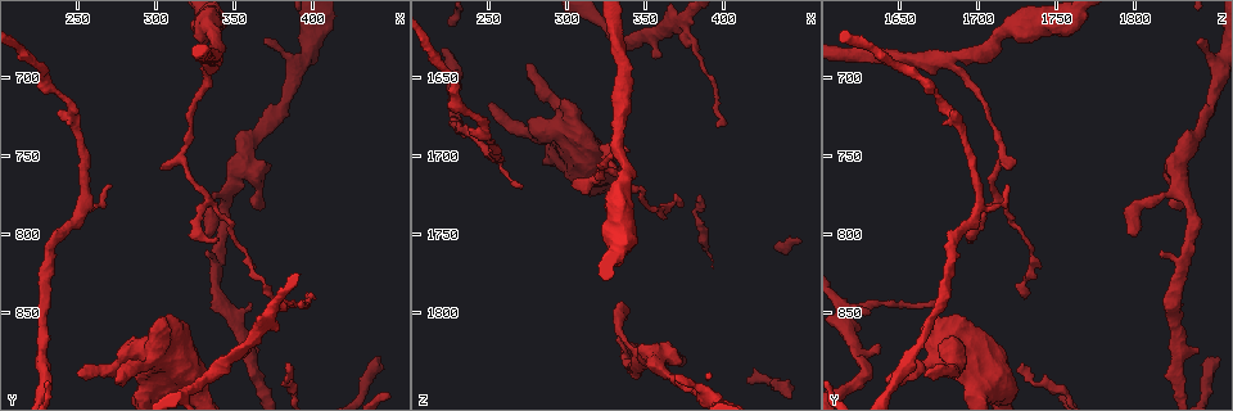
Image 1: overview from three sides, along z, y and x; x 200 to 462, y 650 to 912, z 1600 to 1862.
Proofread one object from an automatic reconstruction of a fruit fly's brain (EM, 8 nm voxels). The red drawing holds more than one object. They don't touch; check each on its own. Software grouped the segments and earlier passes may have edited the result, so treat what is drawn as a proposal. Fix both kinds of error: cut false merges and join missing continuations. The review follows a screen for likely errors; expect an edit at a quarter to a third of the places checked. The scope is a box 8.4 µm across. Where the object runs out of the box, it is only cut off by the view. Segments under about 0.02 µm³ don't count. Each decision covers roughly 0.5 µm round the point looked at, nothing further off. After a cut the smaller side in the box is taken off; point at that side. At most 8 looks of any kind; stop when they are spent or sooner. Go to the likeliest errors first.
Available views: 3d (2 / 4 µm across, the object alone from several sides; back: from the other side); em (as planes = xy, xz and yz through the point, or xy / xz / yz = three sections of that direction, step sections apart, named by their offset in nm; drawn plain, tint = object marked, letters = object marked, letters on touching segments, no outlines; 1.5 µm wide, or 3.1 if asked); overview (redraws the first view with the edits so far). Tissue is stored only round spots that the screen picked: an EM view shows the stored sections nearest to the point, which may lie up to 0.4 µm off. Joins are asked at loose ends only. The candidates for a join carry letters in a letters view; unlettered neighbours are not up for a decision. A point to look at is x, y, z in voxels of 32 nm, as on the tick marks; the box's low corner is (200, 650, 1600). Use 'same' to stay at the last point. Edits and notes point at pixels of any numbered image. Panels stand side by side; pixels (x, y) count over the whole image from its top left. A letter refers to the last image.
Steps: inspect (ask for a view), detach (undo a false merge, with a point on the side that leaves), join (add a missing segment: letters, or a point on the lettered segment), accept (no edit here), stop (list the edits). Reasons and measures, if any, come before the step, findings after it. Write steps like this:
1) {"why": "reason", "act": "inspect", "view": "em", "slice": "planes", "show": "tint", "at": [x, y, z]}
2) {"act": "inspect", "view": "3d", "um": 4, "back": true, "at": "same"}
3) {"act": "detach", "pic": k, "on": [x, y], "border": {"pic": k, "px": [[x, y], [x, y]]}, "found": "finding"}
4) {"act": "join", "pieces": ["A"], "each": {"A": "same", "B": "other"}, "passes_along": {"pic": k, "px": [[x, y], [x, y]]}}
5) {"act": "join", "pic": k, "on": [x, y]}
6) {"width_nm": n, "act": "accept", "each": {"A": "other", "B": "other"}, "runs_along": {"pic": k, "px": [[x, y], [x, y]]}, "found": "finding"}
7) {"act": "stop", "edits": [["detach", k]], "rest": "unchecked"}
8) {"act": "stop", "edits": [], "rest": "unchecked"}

{"why": "an open end", "act": "inspect", "view": "em", "slice": "xy", "step": 4, "show": "tint", "at": [252, 892, 1666]}

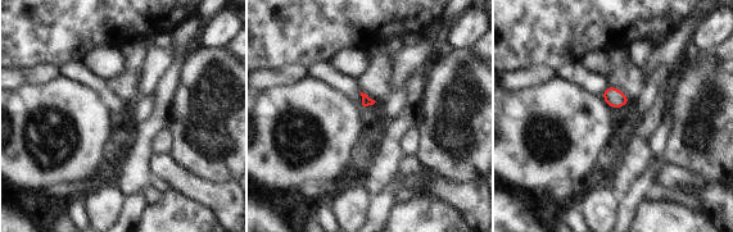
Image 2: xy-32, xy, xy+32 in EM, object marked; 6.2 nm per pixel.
{"why": "cut it another way", "act": "inspect", "view": "em", "slice": "planes", "show": "letters", "at": "same"}

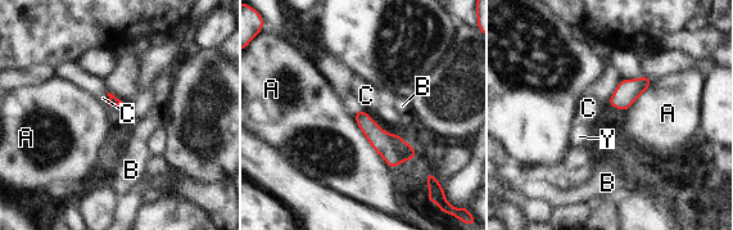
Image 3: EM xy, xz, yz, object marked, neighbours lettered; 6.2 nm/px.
{"longest_contact_nm": ["A", 400], "act": "accept", "each": {"A": "other", "B": "other", "C": "other", "Y": "other"}, "border": {"pic": 3, "px": [[352, 116], [366, 140], [389, 168]]}, "found": "none of them fits"}

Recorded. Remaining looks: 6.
{"why": "free end", "act": "inspect", "view": "em", "slice": "planes", "show": "letters", "at": [334, 802, 1800]}

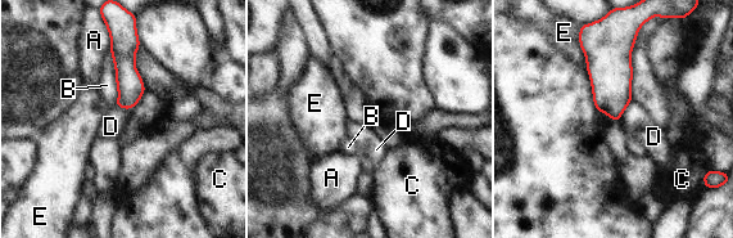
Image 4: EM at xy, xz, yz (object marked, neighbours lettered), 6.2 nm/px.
{"longest_contact_nm": ["B", 280], "act": "accept", "each": {"A": "other", "B": "other", "C": "other", "D": "other", "E": "other"}, "border": {"pic": 4, "px": [[632, 100], [619, 118]]}, "found": "none of them fits"}

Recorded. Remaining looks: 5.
{"why": "an open end", "act": "inspect", "view": "3d", "um": 4, "at": [366, 872, 1840]}

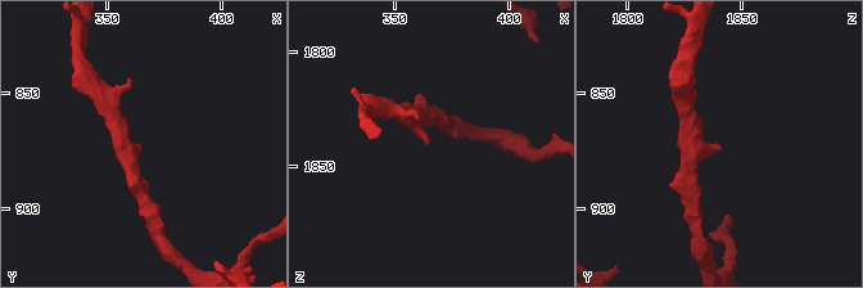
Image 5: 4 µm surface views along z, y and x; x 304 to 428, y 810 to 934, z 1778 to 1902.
{"arm_widths_nm": [220, 240], "why": "need the tissue", "act": "inspect", "view": "em", "slice": "planes", "show": "letters", "at": [364, 873, 1840]}

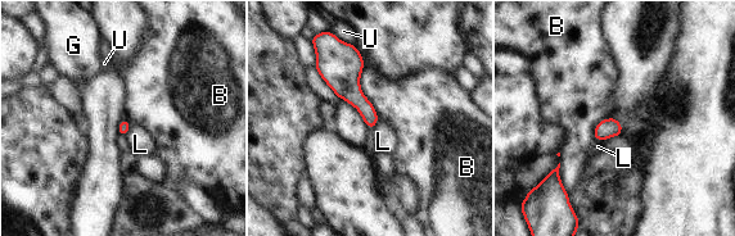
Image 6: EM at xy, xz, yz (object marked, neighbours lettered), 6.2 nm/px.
{"act": "accept", "each": {"B": "other", "G": "other", "L": "other", "U": "other"}, "border": {"pic": 6, "px": [[354, 45], [378, 121]]}, "found": "no lettered segment goes on from it"}

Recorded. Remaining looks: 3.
{"act": "inspect", "view": "3d", "um": 4, "at": [360, 870, 1638]}

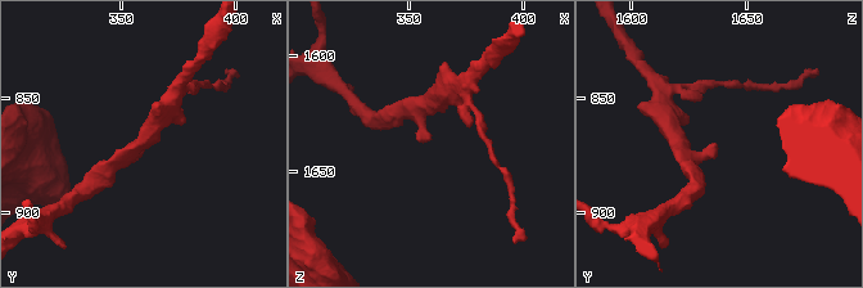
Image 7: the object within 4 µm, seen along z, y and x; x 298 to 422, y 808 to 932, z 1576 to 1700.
{"arm_widths_nm": [200, 280], "why": "need the tissue", "act": "inspect", "view": "em", "slice": "xy", "step": 8, "show": "letters", "at": [359, 872, 1636]}

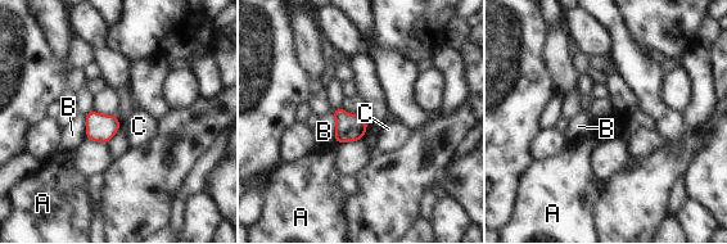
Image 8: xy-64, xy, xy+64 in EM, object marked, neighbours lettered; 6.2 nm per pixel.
{"longest_contact_nm": ["B", 190], "act": "accept", "each": {"A": "other", "B": "other", "C": "other"}, "border": {"pic": 8, "px": [[117, 118], [120, 129]]}, "found": "no lettered segment goes on from it"}

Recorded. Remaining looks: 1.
{"act": "stop", "edits": [], "rest": "unchecked"}

